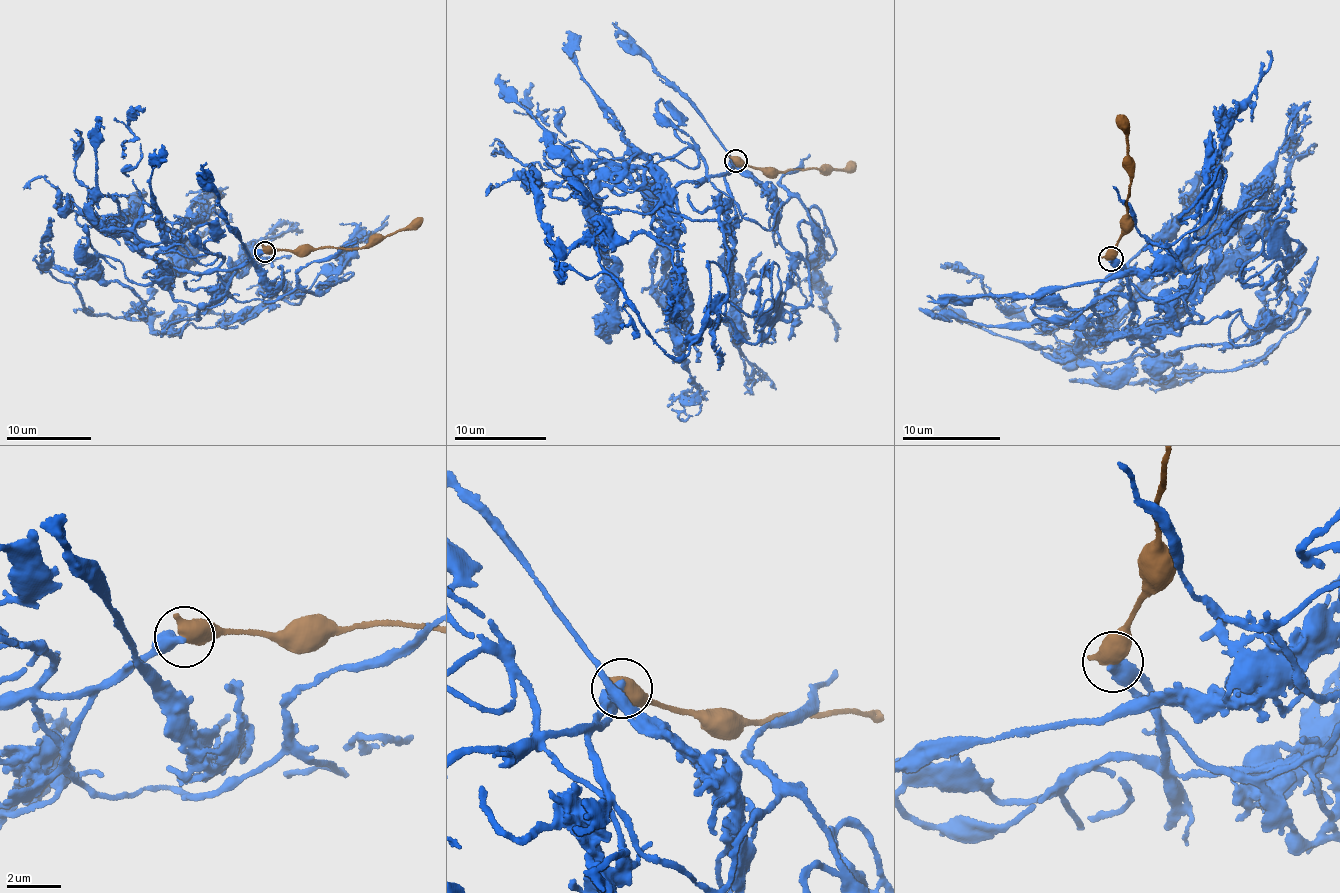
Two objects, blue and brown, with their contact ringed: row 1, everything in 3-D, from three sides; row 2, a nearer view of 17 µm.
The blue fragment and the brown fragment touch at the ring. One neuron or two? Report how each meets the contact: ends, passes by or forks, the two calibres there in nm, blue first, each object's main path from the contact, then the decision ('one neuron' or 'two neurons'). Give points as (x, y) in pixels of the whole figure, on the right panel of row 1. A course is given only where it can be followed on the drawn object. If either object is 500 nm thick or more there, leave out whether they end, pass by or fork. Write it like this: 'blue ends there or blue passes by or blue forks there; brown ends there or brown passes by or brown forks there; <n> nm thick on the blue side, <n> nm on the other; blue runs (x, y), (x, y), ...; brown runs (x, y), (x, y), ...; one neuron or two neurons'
480 nm thick on the blue side, 700 nm on the other; blue runs (1111, 260), (1128, 321), (1158, 350), (1139, 347), (1135, 367), (1240, 338), (1263, 286); brown runs (1111, 258), (1117, 239), (1130, 225), (1126, 205), (1134, 174), (1128, 151), (1129, 135), (1121, 114); two neurons

